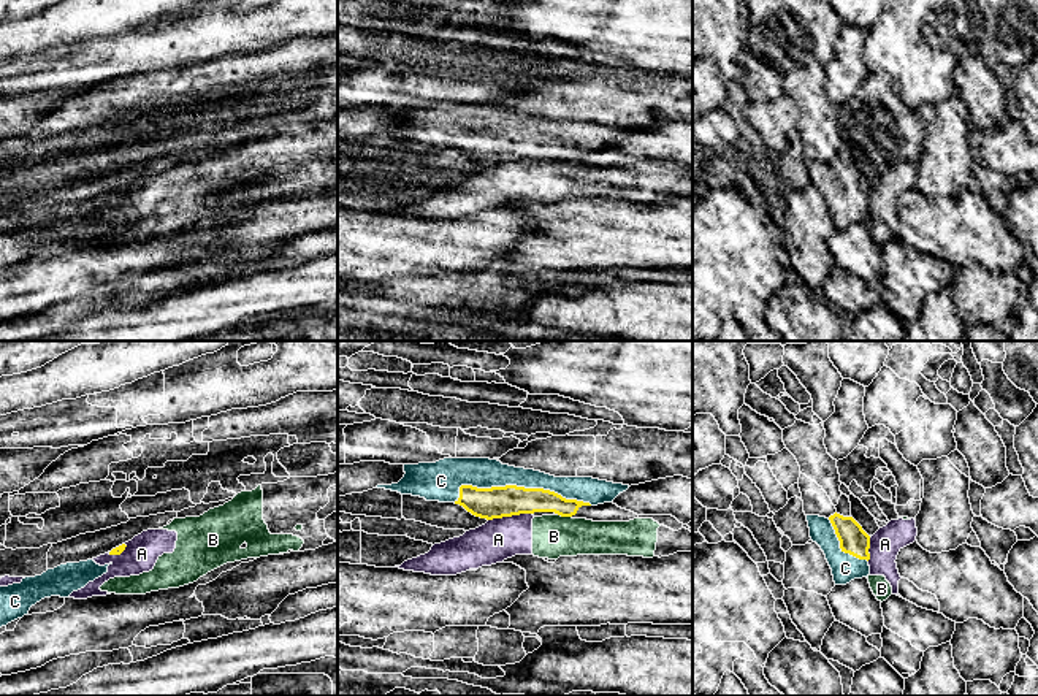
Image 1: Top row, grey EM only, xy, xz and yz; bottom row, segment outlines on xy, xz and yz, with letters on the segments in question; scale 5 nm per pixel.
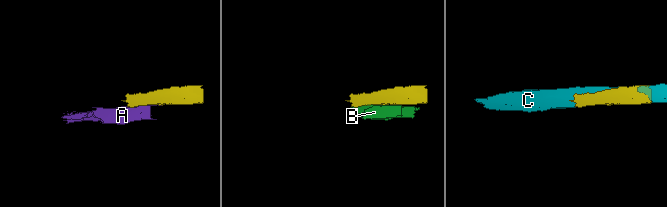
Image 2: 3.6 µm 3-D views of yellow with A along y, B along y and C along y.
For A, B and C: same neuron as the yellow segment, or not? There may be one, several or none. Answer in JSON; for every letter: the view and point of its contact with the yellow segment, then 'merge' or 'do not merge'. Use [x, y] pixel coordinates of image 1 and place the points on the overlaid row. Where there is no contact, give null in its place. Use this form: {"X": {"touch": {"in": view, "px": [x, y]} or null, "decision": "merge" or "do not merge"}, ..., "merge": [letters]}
{"A": {"touch": {"in": "xz", "px": [509, 516]}, "decision": "do not merge"}, "B": {"touch": {"in": "xz", "px": [564, 516]}, "decision": "do not merge"}, "C": {"touch": {"in": "xz", "px": [518, 487]}, "decision": "merge"}, "merge": ["C"]}

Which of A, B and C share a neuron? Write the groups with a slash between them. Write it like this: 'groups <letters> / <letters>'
groups A B / C

